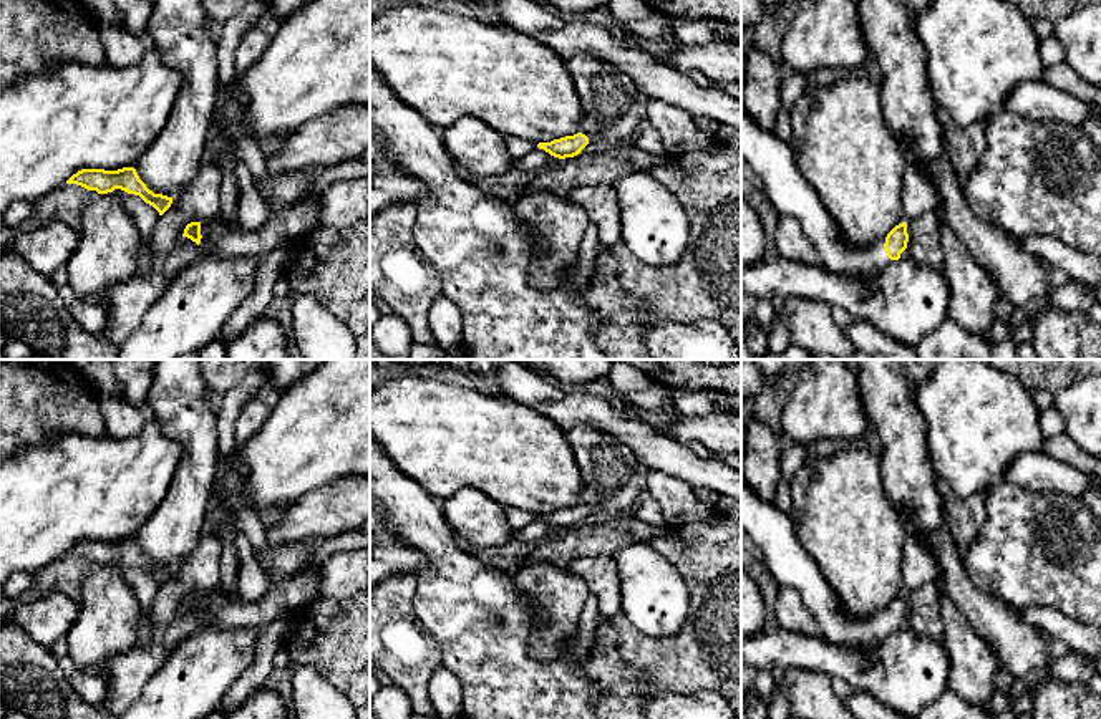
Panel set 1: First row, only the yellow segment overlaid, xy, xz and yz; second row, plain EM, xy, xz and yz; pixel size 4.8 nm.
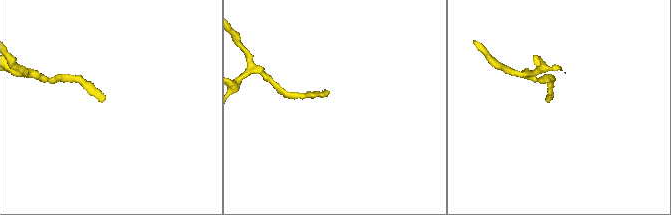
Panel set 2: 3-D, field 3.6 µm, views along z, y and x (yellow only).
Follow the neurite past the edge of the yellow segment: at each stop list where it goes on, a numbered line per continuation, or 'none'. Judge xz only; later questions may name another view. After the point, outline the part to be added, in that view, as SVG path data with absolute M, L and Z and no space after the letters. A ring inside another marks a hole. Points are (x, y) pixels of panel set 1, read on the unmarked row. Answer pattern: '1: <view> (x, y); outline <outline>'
1: xz (612, 486); outline M589 424L570 427L565 437L582 472L580 504L589 509L580 525L612 522L633 510L645 495L633 451Z

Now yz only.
1: yz (773, 530); outline M743 477L741 530L761 550L776 585L793 588L803 596L826 641L875 653L879 644L894 633L884 621L885 610L867 618L846 615L816 560L798 543L796 522L773 502L761 500Z

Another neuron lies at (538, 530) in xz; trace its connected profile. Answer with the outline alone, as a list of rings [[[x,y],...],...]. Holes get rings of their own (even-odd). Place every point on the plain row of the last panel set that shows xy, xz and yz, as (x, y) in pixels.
[[[537,519],[527,524],[524,528],[521,528],[516,538],[529,545],[539,545],[541,542],[544,542],[552,535],[554,535],[554,527]]]

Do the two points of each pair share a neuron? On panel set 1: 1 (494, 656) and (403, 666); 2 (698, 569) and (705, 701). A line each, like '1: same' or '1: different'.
1: different
2: different

